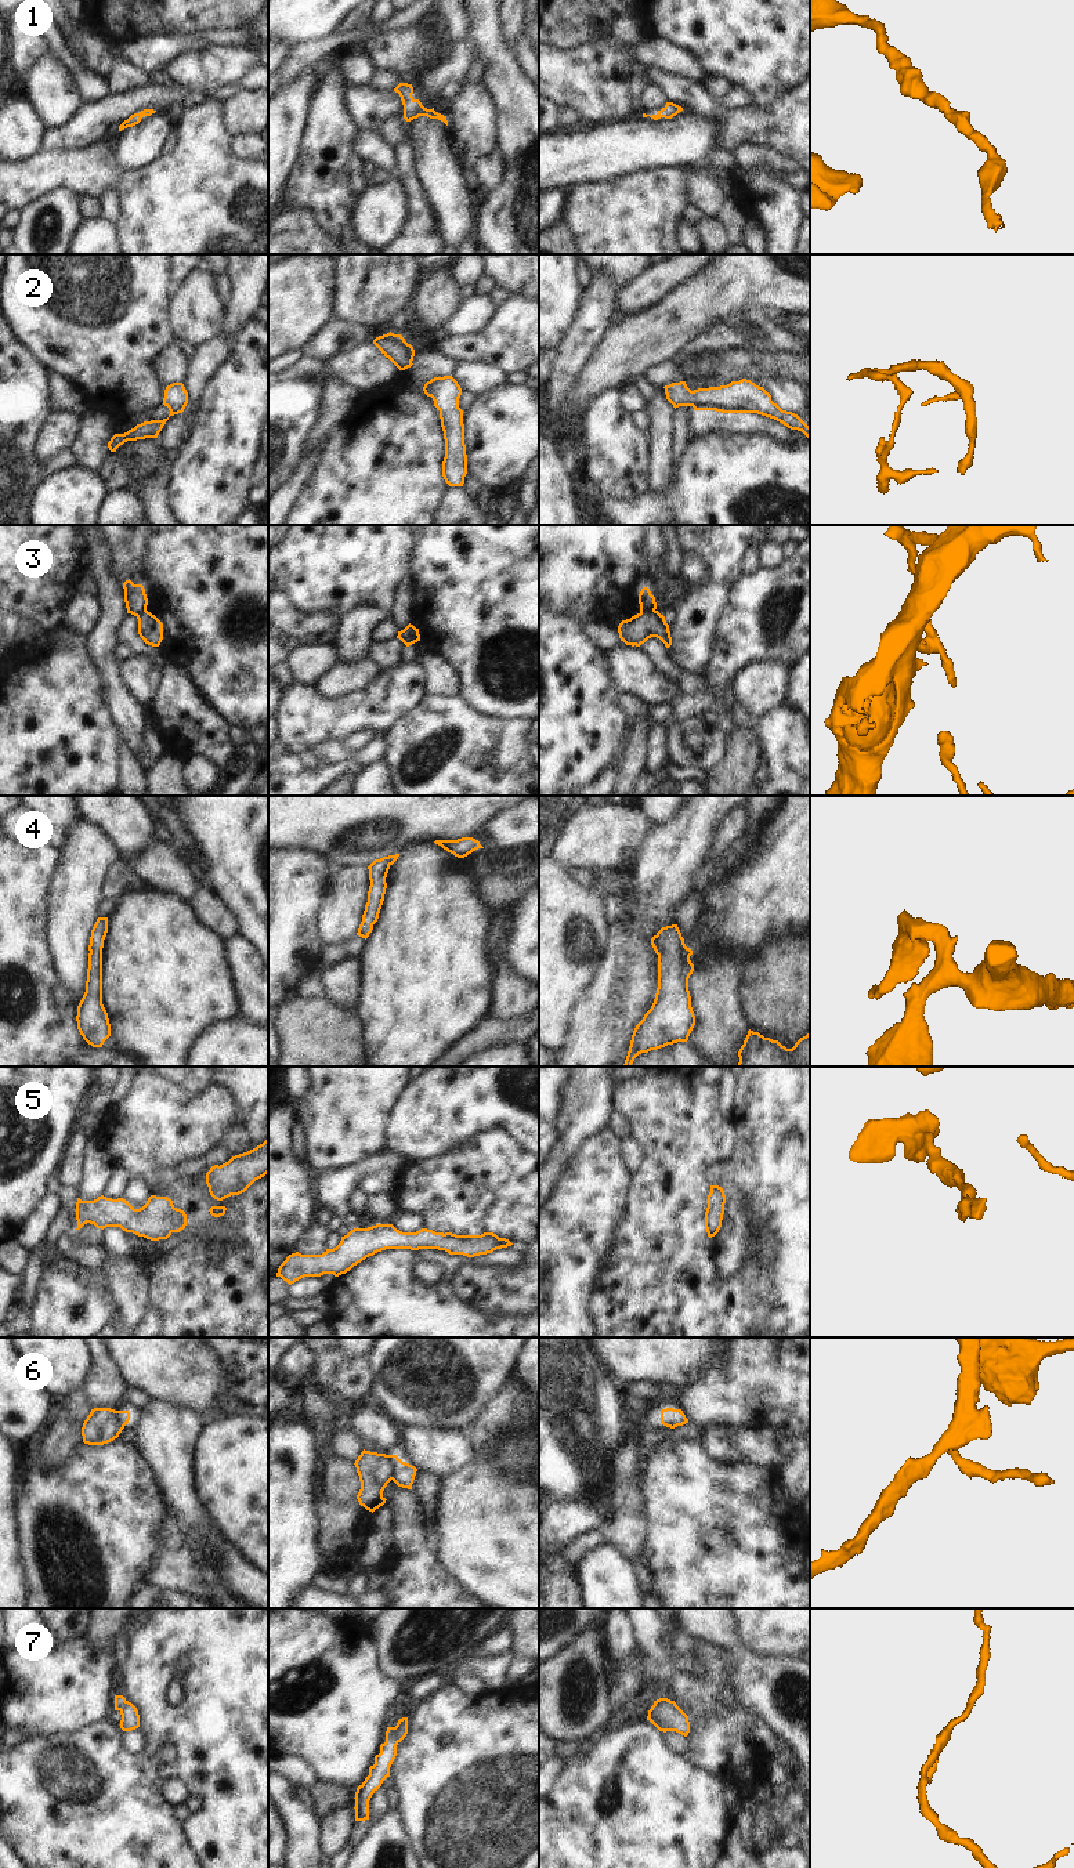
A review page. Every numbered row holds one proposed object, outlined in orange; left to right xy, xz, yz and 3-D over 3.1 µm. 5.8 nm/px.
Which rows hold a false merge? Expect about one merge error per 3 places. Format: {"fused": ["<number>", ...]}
{"fused": ["3", "6", "7"]}

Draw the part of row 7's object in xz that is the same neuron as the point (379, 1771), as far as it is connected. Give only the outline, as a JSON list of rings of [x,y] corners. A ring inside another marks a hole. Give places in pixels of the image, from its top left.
[[[387,1727],[386,1742],[380,1745],[380,1753],[375,1756],[375,1764],[369,1767],[369,1775],[355,1792],[355,1821],[369,1820],[369,1800],[390,1777],[390,1767],[397,1756],[395,1727]]]

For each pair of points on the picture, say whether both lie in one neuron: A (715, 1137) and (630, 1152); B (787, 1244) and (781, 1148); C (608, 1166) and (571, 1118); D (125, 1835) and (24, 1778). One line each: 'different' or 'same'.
A: different
B: same
C: different
D: same

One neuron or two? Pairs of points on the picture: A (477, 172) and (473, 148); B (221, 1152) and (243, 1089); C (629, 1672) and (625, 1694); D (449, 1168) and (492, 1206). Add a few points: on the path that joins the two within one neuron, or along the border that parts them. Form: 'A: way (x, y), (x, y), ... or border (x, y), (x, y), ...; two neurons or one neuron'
A: border (495, 148), (472, 159); two neurons
B: way (238, 1137), (246, 1129), (246, 1106); one neuron
C: way (629, 1678), (625, 1689); one neuron
D: way (460, 1179), (481, 1195); one neuron

